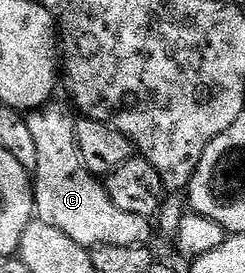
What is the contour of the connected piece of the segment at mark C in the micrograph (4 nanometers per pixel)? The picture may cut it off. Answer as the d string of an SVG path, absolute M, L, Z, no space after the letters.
M47 103L31 110L26 117L30 135L34 135L38 147L38 163L34 170L35 216L50 227L58 227L58 231L74 243L85 247L148 243L153 222L147 217L130 215L130 211L122 211L122 207L114 207L107 184L84 165L76 142L77 118L72 117L73 110L67 104L54 104Z

